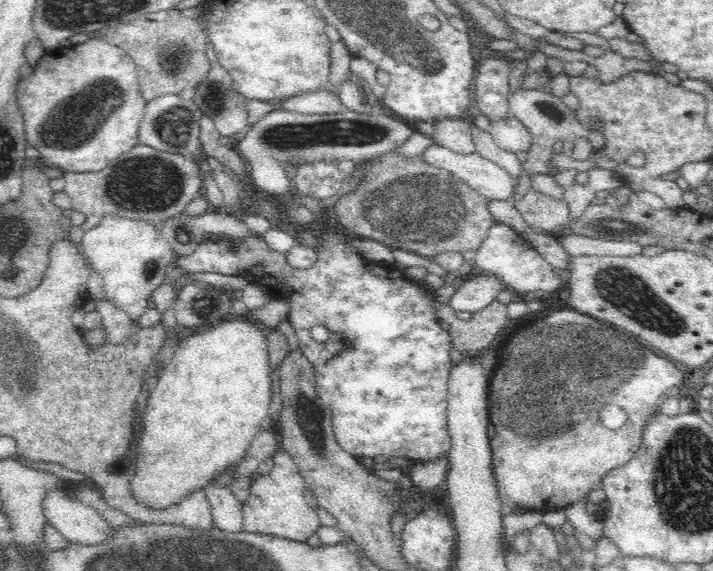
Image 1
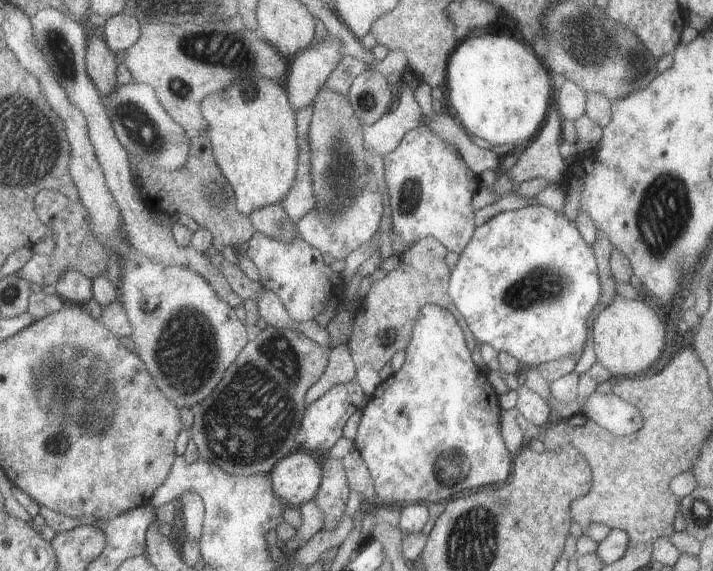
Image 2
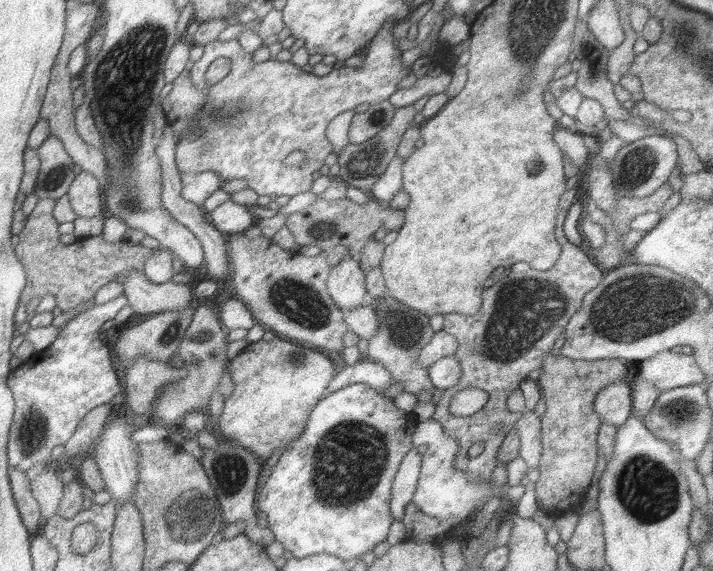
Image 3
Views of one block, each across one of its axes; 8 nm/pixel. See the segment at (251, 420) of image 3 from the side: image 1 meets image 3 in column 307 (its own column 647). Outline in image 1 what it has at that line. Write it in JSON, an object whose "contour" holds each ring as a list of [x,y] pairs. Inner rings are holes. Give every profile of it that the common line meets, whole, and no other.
{"contour":[[[572,308],[548,310],[548,314],[536,316],[536,320],[526,316],[502,334],[496,350],[496,364],[488,376],[488,412],[490,424],[496,428],[490,452],[504,516],[516,514],[518,510],[546,514],[564,510],[586,498],[602,484],[608,470],[630,462],[642,444],[644,422],[656,408],[656,398],[680,386],[684,380],[682,368],[652,354],[638,338]],[[608,404],[620,406],[628,414],[626,424],[618,430],[608,430],[600,424],[600,410]]]}

